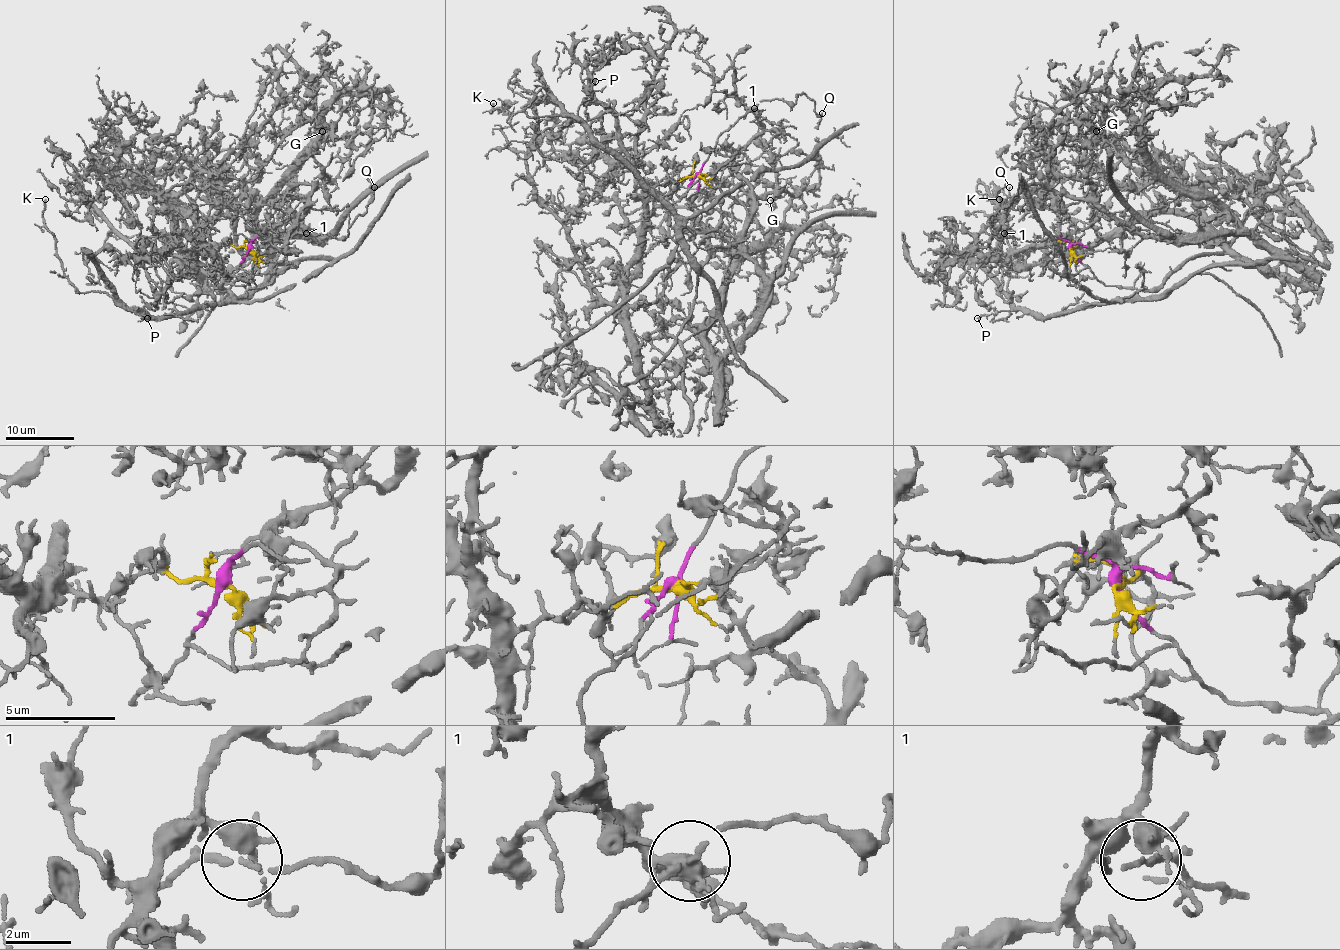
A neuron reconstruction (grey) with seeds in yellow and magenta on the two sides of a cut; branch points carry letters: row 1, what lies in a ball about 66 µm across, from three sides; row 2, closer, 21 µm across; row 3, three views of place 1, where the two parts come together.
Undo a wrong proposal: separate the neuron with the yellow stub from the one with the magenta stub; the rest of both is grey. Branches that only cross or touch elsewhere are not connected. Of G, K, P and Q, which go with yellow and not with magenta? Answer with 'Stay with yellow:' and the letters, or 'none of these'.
Stay with yellow: G

